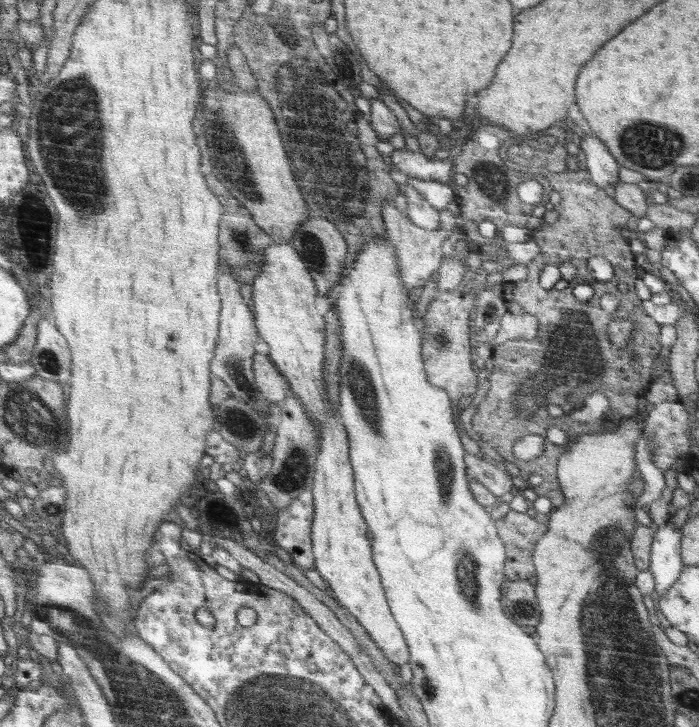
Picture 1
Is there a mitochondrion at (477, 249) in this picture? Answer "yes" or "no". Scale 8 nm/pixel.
no

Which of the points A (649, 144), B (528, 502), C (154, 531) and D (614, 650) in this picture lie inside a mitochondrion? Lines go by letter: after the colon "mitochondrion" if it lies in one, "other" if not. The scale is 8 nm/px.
A: mitochondrion
B: other
C: other
D: mitochondrion

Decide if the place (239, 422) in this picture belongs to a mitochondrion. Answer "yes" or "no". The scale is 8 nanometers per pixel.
yes

